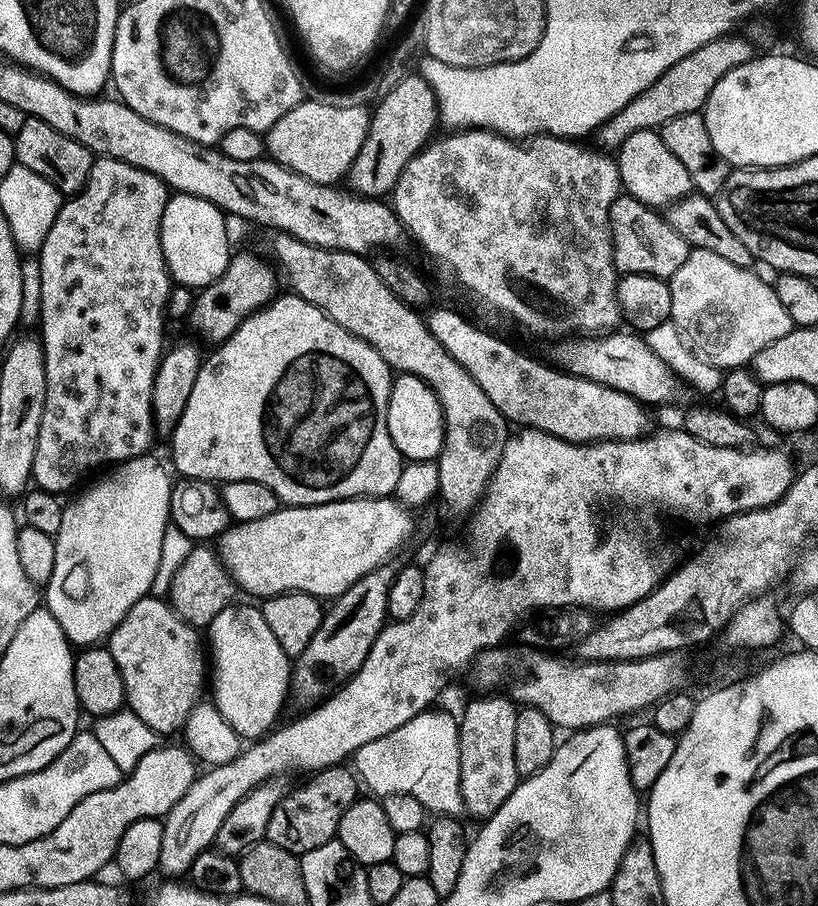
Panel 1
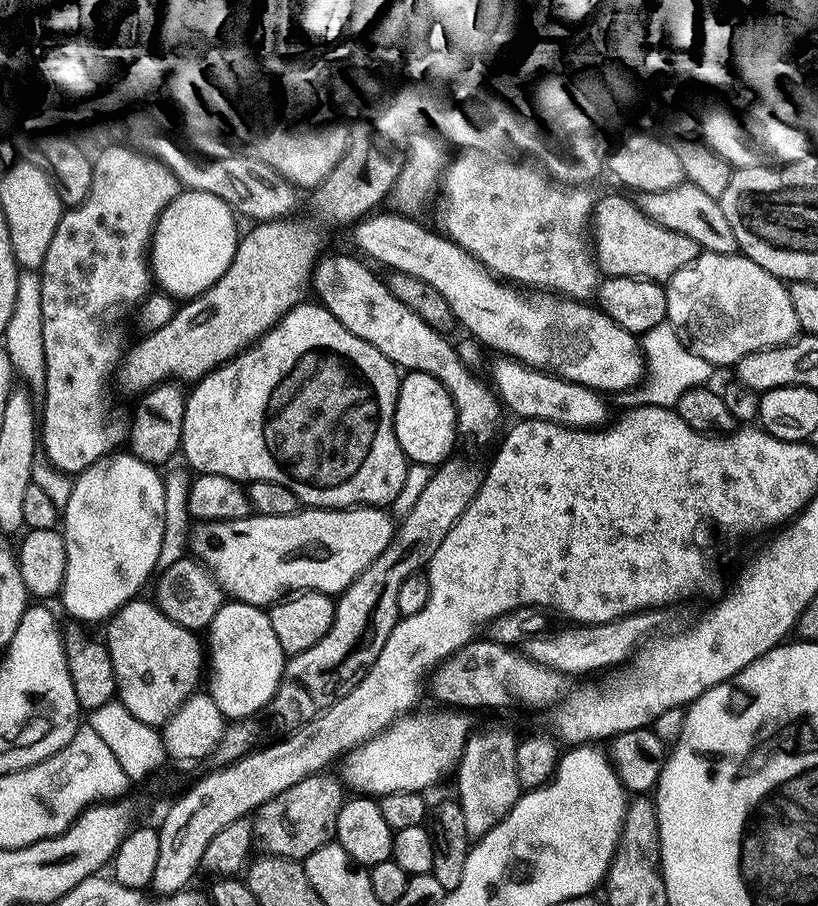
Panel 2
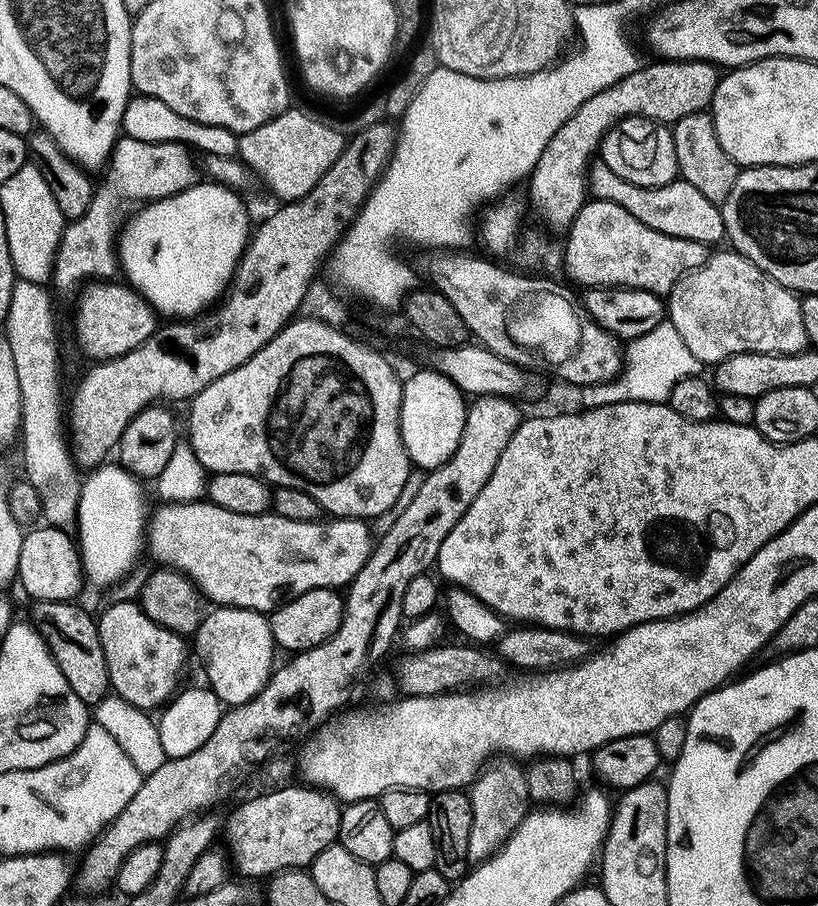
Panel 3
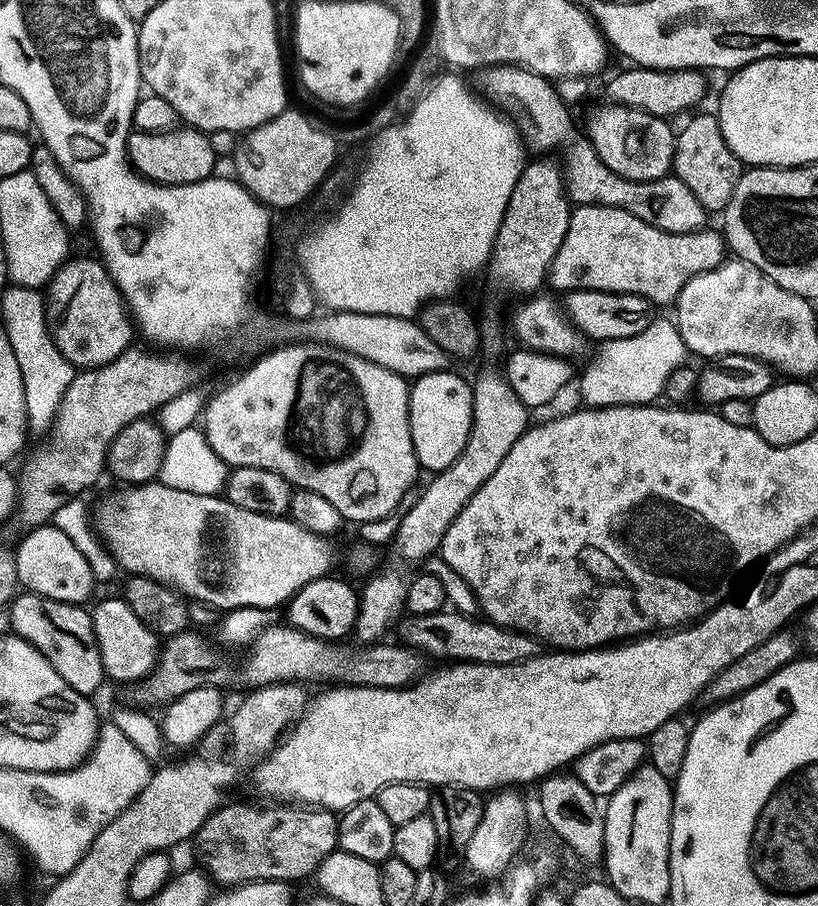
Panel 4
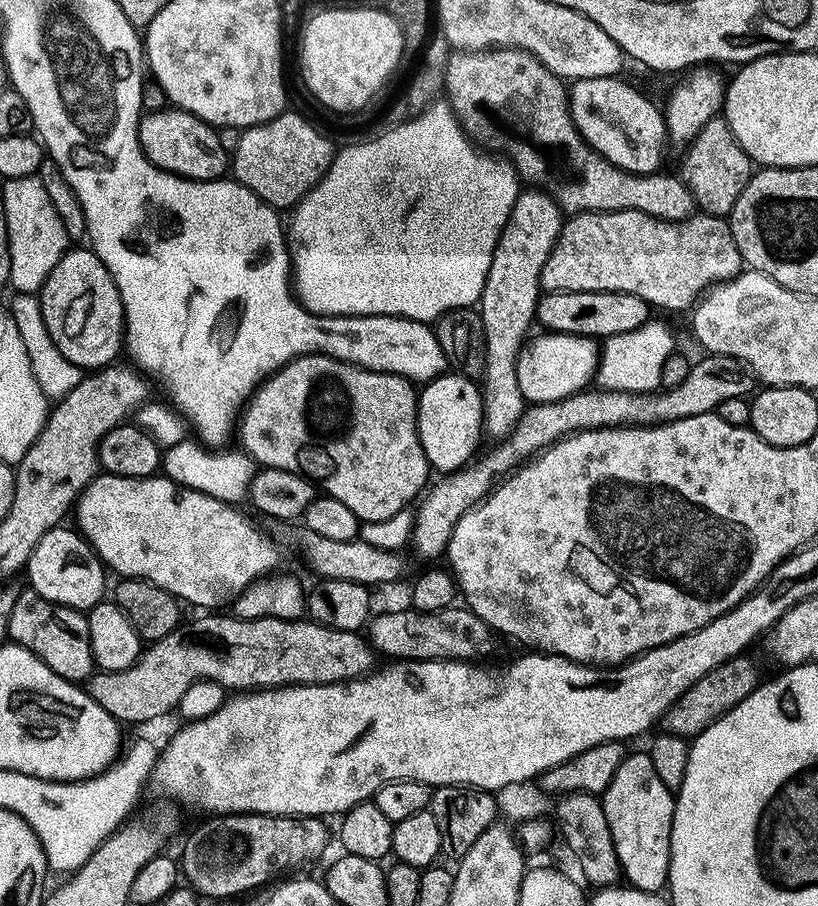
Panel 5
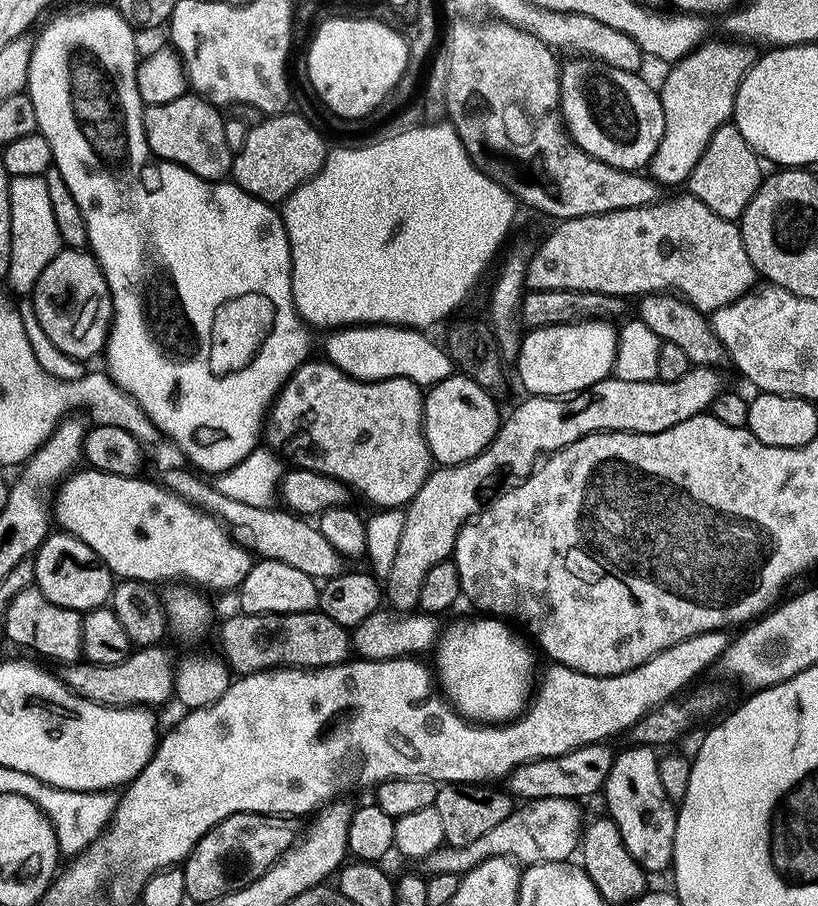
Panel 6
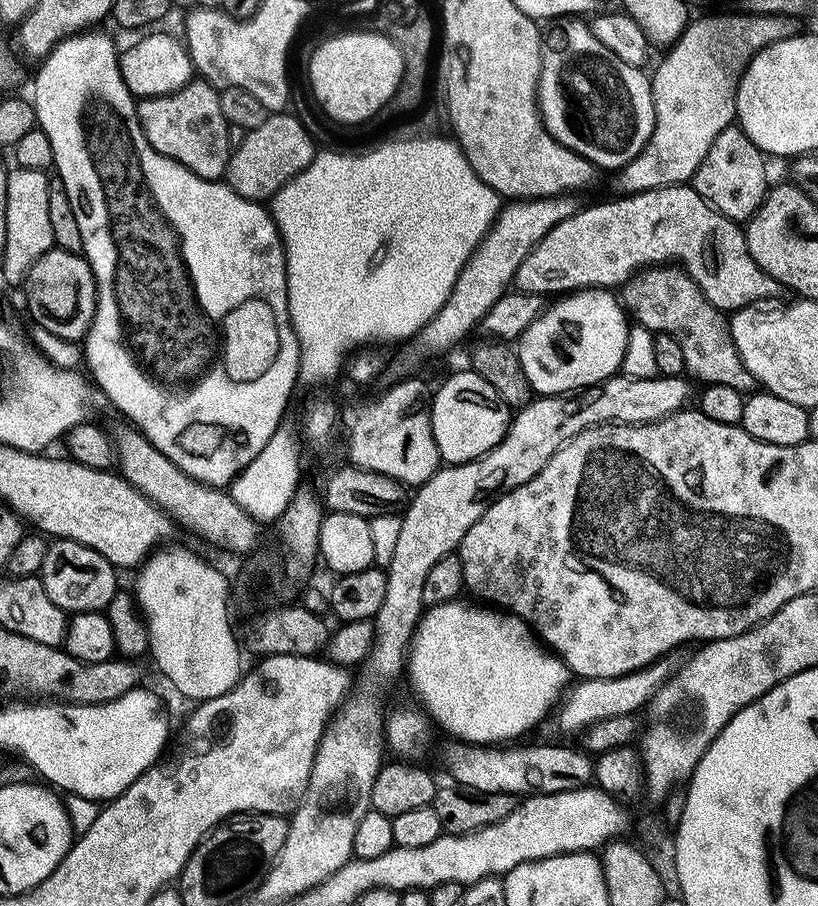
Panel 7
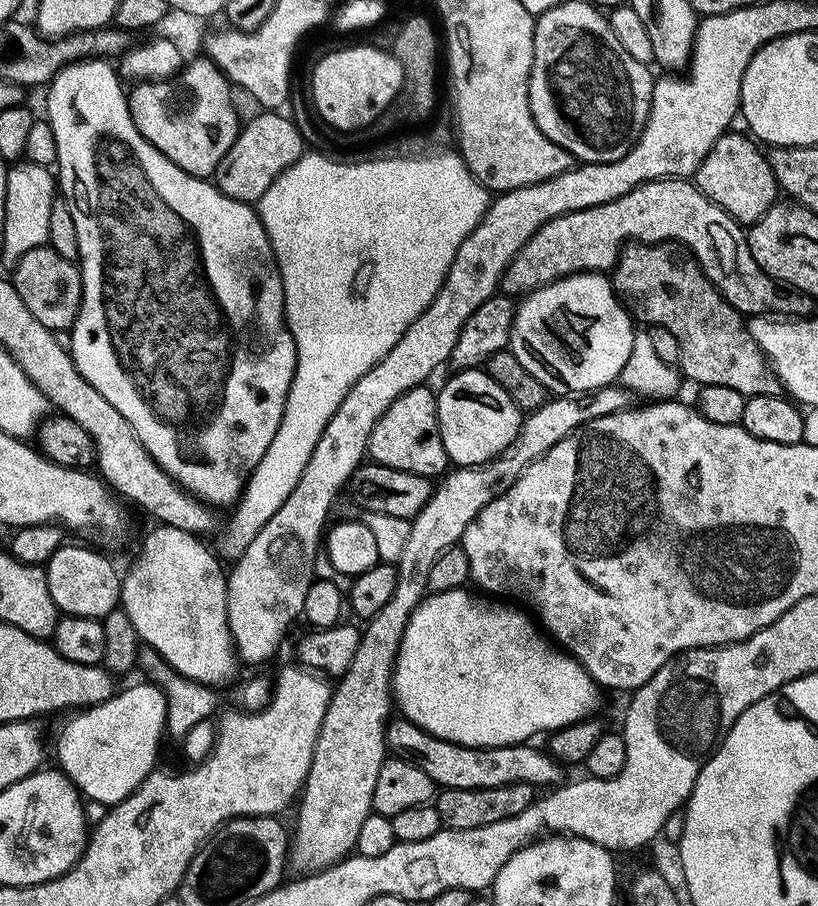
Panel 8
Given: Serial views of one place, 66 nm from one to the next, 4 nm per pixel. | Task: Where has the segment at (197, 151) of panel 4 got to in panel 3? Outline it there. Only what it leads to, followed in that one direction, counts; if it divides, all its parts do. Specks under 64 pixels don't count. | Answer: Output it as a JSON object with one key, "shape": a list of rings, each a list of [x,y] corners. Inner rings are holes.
{"shape":[[[121,135],[108,157],[104,181],[95,185],[86,214],[65,223],[53,262],[51,287],[56,287],[64,296],[75,297],[85,282],[114,277],[112,275],[118,272],[118,237],[126,223],[125,217],[120,217],[120,200],[131,206],[143,206],[191,188],[198,180],[198,164],[192,161],[191,155],[193,153],[182,144],[138,142],[138,138]]]}

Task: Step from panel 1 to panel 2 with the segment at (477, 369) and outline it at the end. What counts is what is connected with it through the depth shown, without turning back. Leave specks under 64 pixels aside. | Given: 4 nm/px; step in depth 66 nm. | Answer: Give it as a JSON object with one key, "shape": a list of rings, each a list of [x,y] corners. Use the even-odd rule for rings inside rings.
{"shape":[[[500,356],[492,364],[491,387],[501,405],[521,420],[549,420],[567,428],[599,428],[609,419],[603,395],[581,384],[528,368],[510,356]],[[608,416],[608,417],[607,417]],[[605,419],[605,420],[604,420]]]}

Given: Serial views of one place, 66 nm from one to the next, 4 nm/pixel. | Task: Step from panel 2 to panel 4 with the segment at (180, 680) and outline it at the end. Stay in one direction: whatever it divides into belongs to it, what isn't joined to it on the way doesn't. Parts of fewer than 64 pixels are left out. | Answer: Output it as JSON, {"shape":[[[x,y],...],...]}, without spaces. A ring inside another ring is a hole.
{"shape":[[[119,595],[112,596],[109,600],[98,601],[96,605],[91,605],[90,611],[94,624],[94,638],[98,638],[98,650],[102,656],[105,677],[109,681],[121,680],[122,683],[131,685],[147,676],[158,659],[156,633],[144,625]]]}

